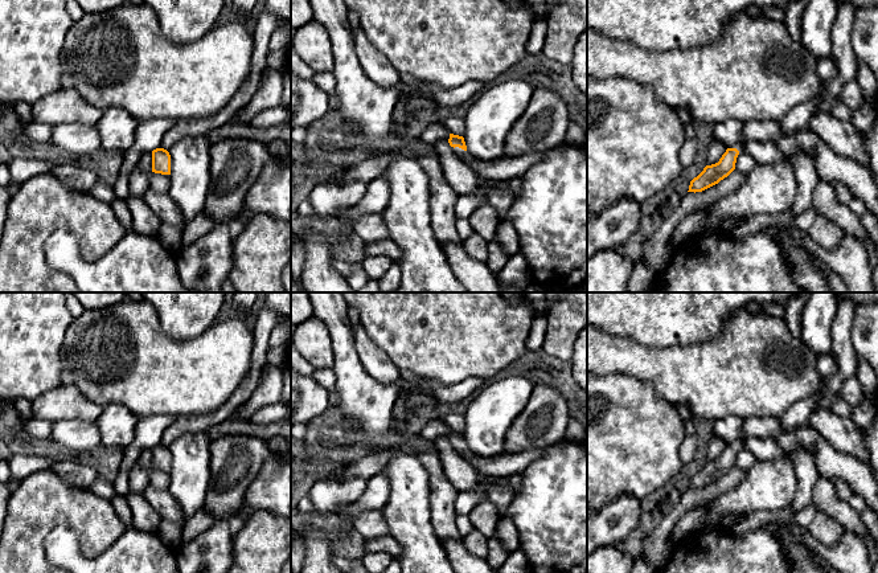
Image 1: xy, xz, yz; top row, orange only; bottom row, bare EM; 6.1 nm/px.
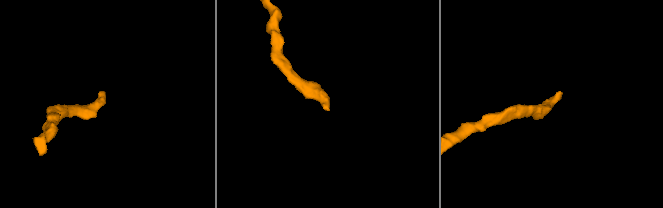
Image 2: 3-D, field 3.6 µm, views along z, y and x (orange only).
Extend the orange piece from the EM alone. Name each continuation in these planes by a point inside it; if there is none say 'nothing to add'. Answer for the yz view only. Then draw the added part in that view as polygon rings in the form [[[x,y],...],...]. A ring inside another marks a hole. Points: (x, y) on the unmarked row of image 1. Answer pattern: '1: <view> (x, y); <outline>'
1: yz (760, 428); [[[751,417],[743,419],[743,434],[742,438],[737,442],[737,446],[740,449],[743,442],[747,438],[756,437],[756,438],[774,438],[780,429],[783,427],[780,419],[768,417],[768,418],[758,418]]]

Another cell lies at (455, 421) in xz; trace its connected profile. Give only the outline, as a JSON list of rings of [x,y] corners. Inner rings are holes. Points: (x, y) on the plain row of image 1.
[[[451,413],[440,418],[451,430],[464,434],[465,418],[463,414]]]

